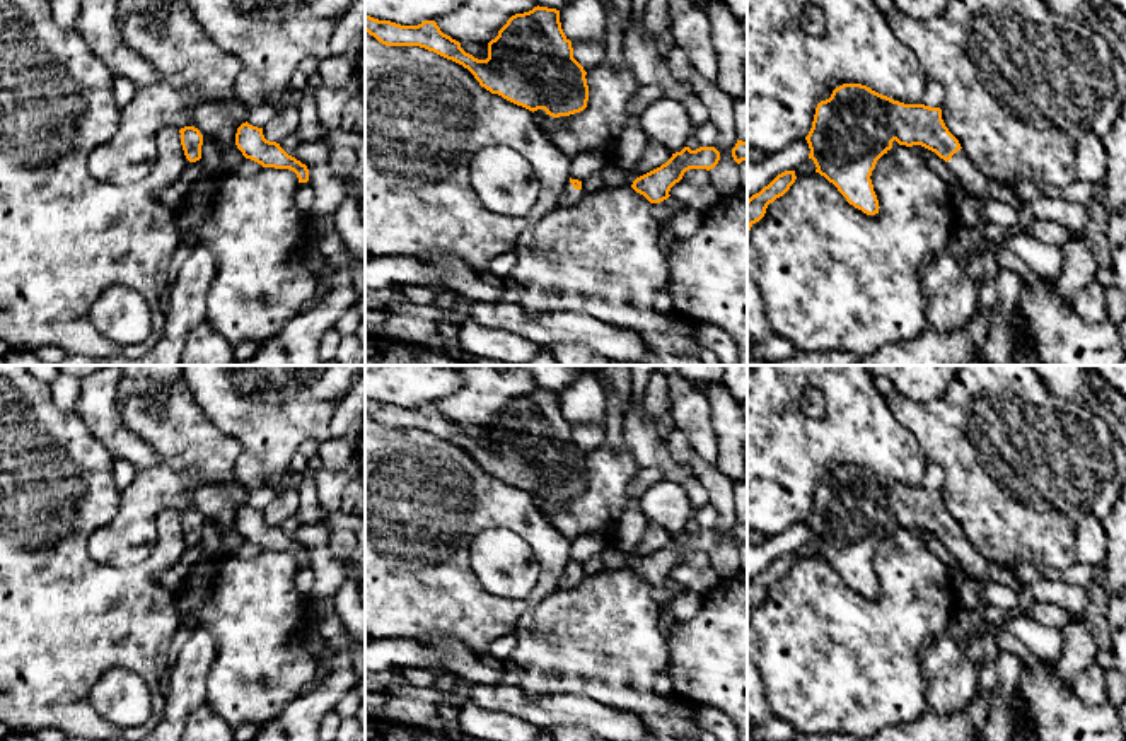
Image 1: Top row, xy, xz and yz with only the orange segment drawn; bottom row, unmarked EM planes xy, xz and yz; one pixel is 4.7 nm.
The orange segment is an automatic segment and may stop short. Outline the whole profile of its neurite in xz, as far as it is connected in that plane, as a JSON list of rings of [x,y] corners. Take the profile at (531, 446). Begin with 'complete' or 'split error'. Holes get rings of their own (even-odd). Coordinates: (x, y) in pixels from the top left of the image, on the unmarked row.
complete; [[[537,388],[529,394],[512,398],[498,413],[498,418],[488,425],[486,442],[478,442],[466,435],[459,423],[440,413],[435,403],[423,403],[418,408],[401,408],[365,396],[365,413],[386,429],[420,429],[452,442],[467,451],[479,468],[491,476],[498,476],[532,495],[544,492],[546,497],[560,500],[587,490],[587,454],[573,441],[572,423],[561,411],[560,393],[556,391]]]

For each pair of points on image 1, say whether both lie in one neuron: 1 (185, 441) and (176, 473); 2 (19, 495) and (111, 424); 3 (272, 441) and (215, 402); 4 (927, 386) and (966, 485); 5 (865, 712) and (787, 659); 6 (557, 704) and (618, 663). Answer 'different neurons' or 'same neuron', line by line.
1: same neuron
2: different neurons
3: same neuron
4: different neurons
5: same neuron
6: different neurons

